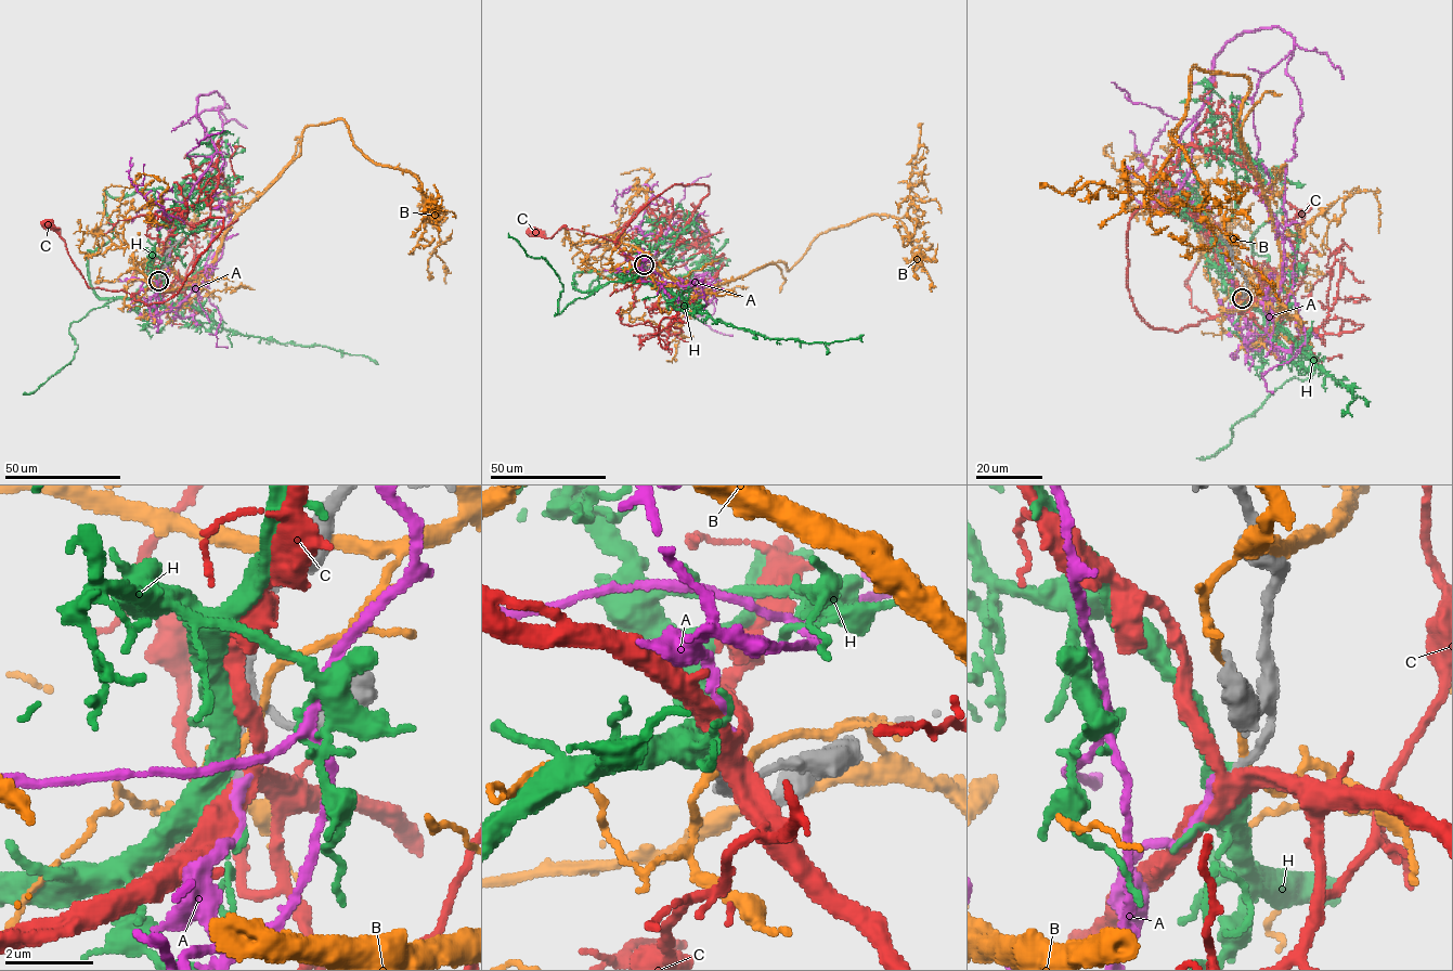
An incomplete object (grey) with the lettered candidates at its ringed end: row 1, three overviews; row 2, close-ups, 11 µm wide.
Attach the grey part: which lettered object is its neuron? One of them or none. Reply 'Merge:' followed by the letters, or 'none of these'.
Merge: A

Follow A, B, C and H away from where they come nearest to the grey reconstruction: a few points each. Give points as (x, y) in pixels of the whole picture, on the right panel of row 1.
A: (1242, 298), (1179, 139), (1215, 55), (1279, 27), (1253, 191), (1306, 339), (1272, 392)
B: (1244, 296), (1280, 274), (1240, 140), (1249, 81), (1193, 66), (1170, 134), (1280, 301)
C: (1244, 297), (1221, 314), (1210, 315), (1205, 311), (1192, 308), (1188, 280), (1204, 247), (1204, 229), (1195, 218)
H: (1244, 297), (1280, 322), (1250, 237), (1282, 205), (1282, 176), (1218, 162), (1211, 88), (1198, 82), (1207, 88)

